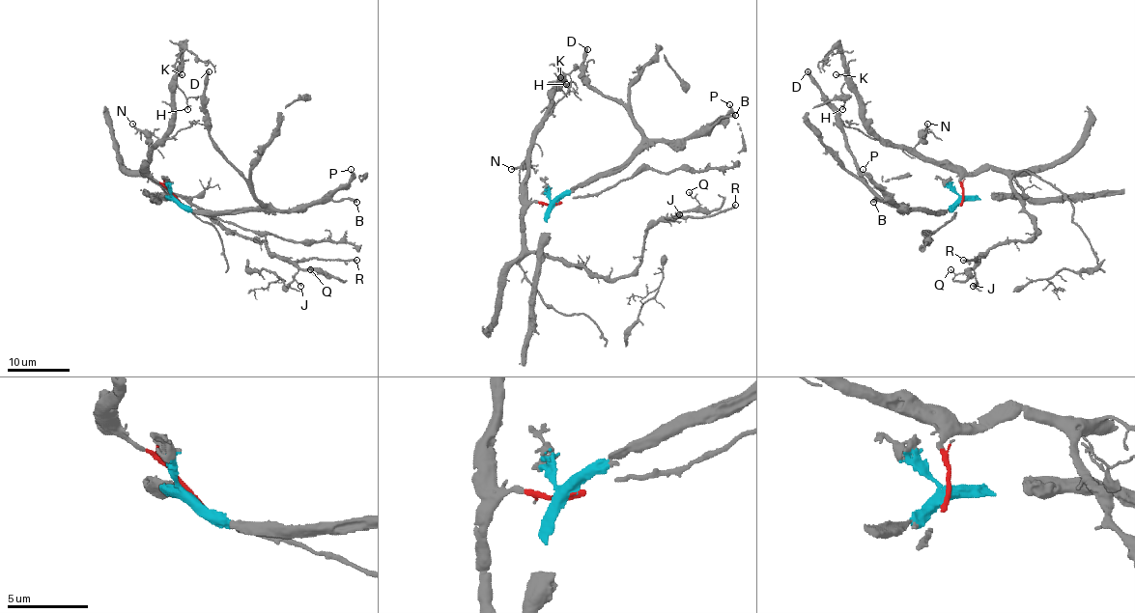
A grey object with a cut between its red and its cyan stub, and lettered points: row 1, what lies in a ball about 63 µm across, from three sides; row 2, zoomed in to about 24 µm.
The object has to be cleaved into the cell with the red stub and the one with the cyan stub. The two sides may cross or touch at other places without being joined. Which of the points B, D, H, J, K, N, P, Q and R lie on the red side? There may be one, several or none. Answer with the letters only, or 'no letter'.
H, J, K, N, Q, R

